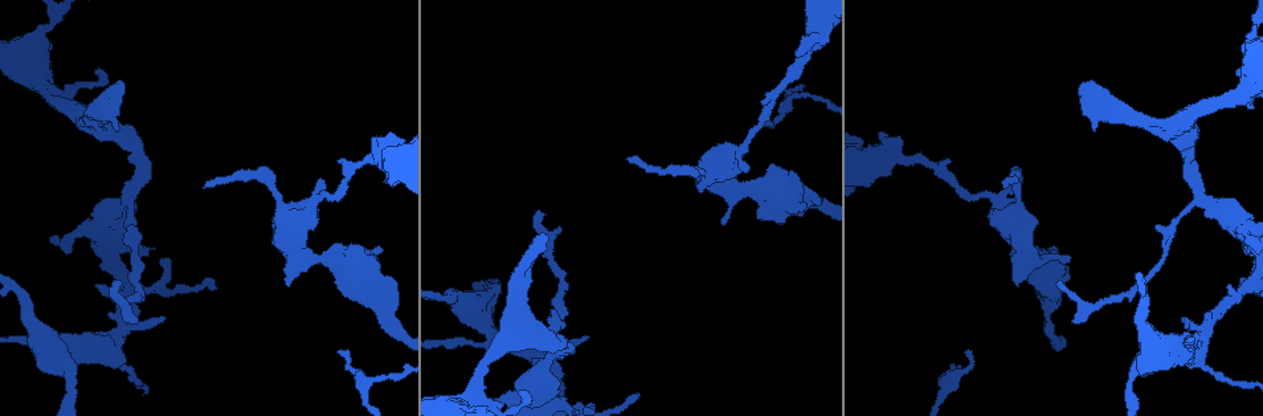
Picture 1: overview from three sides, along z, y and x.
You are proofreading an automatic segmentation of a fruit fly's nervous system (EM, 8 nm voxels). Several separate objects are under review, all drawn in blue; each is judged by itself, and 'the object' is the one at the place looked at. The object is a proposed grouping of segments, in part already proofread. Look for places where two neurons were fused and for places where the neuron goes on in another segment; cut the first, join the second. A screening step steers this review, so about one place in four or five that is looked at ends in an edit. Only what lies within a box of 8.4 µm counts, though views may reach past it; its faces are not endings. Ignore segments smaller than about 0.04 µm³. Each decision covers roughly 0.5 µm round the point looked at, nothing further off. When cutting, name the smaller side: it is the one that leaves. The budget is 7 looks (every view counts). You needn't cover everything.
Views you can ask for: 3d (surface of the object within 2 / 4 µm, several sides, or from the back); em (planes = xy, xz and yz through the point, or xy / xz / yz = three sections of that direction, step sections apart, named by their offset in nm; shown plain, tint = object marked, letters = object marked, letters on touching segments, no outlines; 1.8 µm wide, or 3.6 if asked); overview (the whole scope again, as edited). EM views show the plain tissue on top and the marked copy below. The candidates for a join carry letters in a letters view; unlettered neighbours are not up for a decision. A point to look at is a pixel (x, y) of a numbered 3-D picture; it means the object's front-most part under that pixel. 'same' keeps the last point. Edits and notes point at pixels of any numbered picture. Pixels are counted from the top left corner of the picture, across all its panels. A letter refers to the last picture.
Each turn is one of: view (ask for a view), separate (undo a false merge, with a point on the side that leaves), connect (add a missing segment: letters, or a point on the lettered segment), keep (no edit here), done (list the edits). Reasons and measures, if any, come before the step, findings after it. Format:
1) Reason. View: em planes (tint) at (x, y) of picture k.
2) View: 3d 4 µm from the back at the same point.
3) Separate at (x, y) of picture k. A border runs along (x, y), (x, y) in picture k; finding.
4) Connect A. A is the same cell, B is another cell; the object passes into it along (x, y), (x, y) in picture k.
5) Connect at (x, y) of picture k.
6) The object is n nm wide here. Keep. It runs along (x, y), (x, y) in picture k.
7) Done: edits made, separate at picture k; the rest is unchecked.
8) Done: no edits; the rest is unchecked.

Branch point. View: 3d 4 µm at (307, 211) of picture 1.

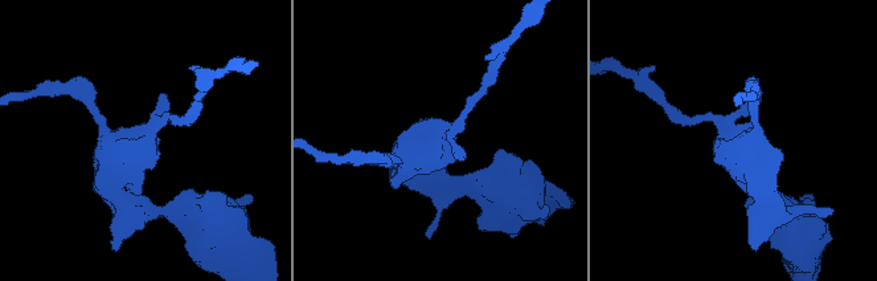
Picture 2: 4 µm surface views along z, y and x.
View: em xz step 16 (tint) at (141, 148) of picture 2.

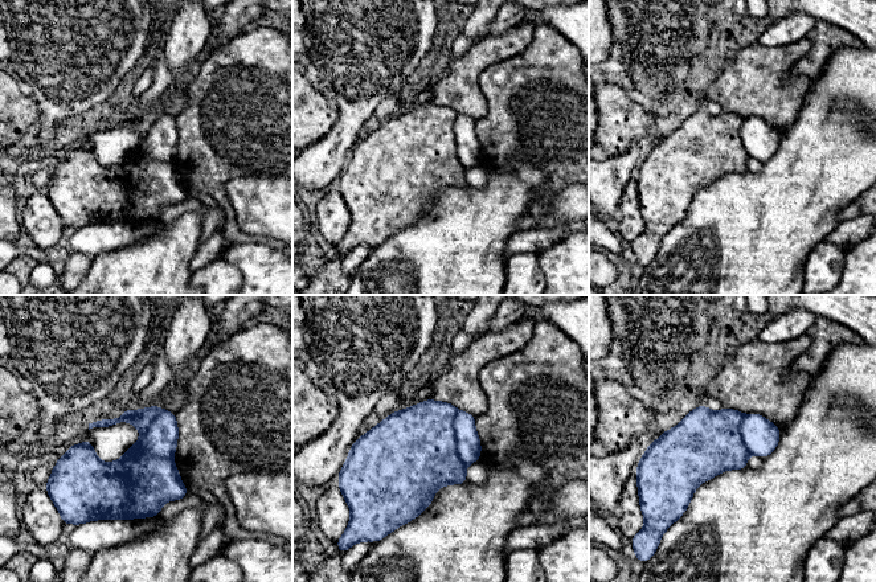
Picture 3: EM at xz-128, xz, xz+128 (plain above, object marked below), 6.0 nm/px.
Cut it another way. View: em planes (letters) at the same point.

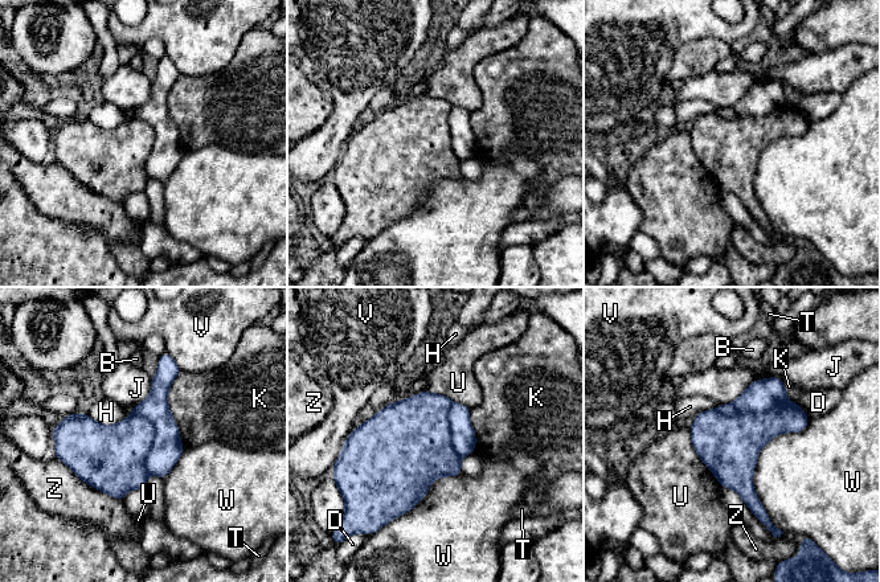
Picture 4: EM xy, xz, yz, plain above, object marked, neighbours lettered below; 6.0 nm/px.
Separate at (761, 394) of picture 4. B, D, H, J, K, T, U, V, W and Z are other cells; a border runs along (786, 400), (732, 414), (713, 410) in picture 4; a second neuron is stuck on.

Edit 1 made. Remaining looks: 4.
View: overview.

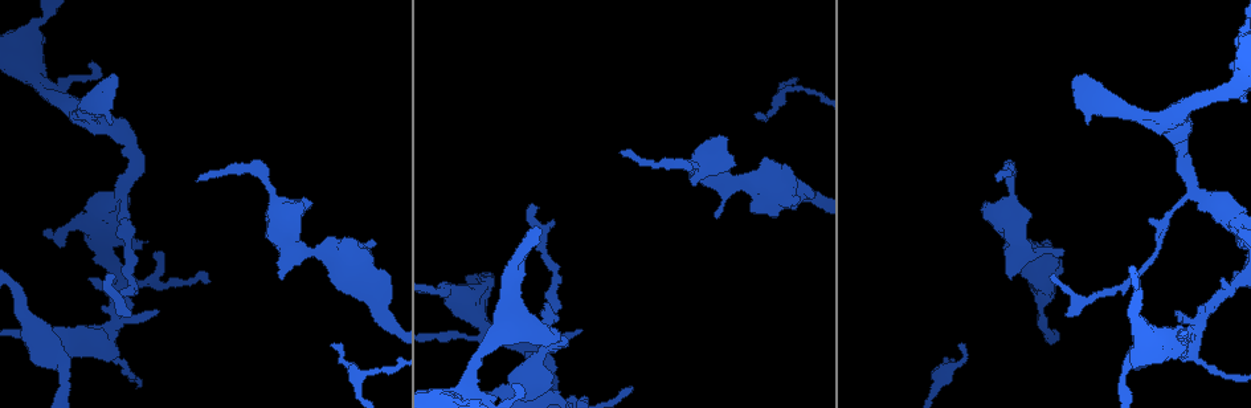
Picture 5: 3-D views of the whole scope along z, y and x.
Tapers out. View: em planes (letters) at (1055, 276) of picture 5.

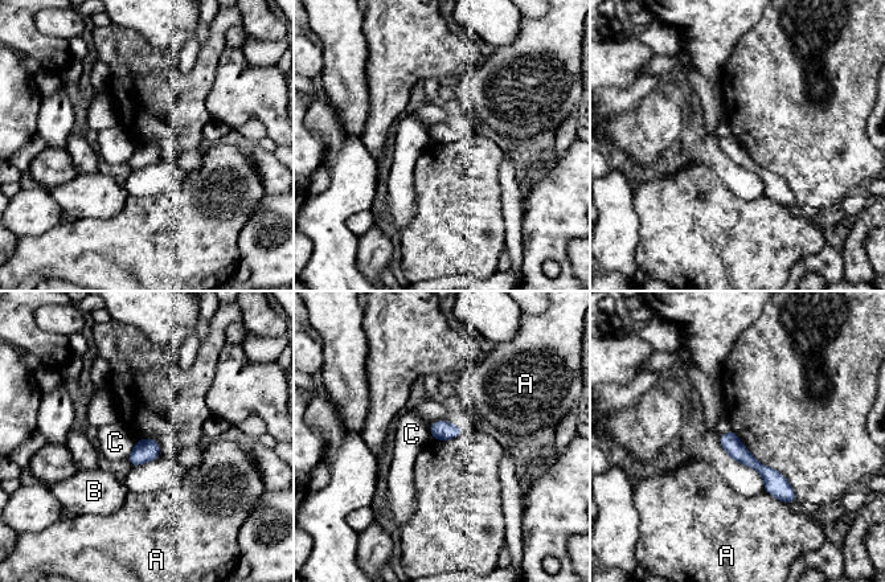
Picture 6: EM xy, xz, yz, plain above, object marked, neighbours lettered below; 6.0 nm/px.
Keep. A, B and C are other cells; none of them fits.

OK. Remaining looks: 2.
Thin end. View: em yz step 16 (letters) at (89, 64) of picture 5.

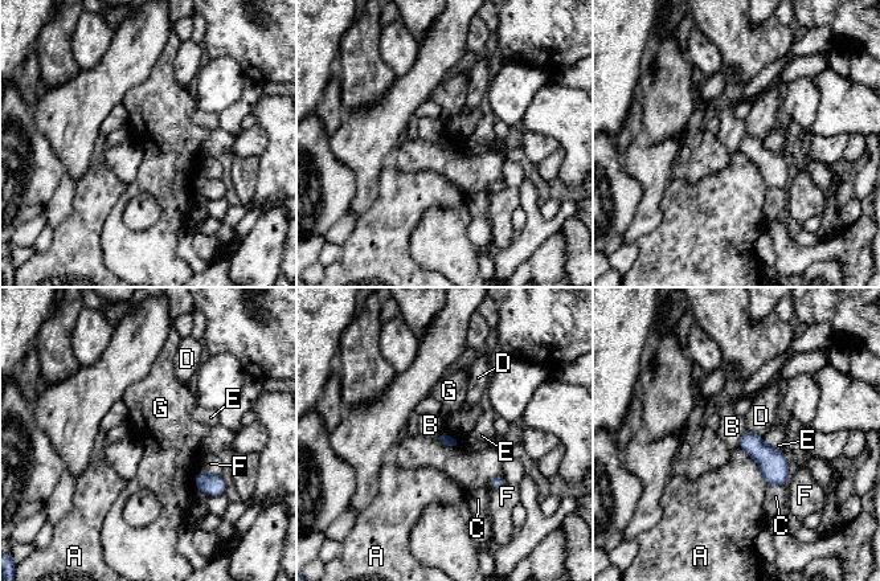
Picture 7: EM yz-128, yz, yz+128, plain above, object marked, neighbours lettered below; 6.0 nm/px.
Keep. A, B, C, D, E, F and G are other cells; a border runs along (199, 470), (195, 478), (195, 487) in picture 7; none of them fits.

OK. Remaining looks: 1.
Done: edits made, separate at picture 4; the rest is unchecked.

